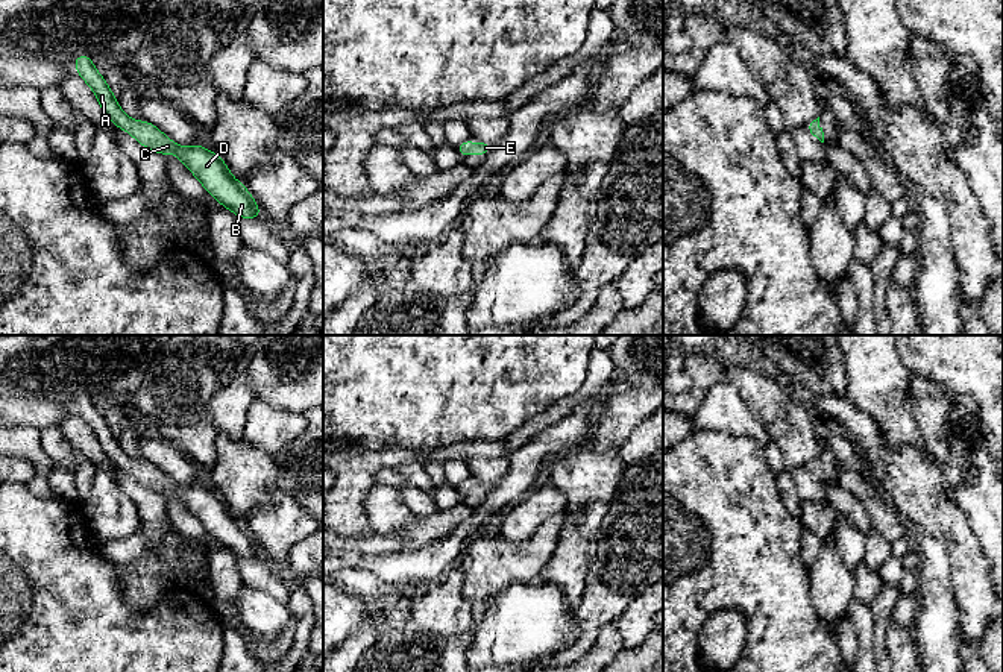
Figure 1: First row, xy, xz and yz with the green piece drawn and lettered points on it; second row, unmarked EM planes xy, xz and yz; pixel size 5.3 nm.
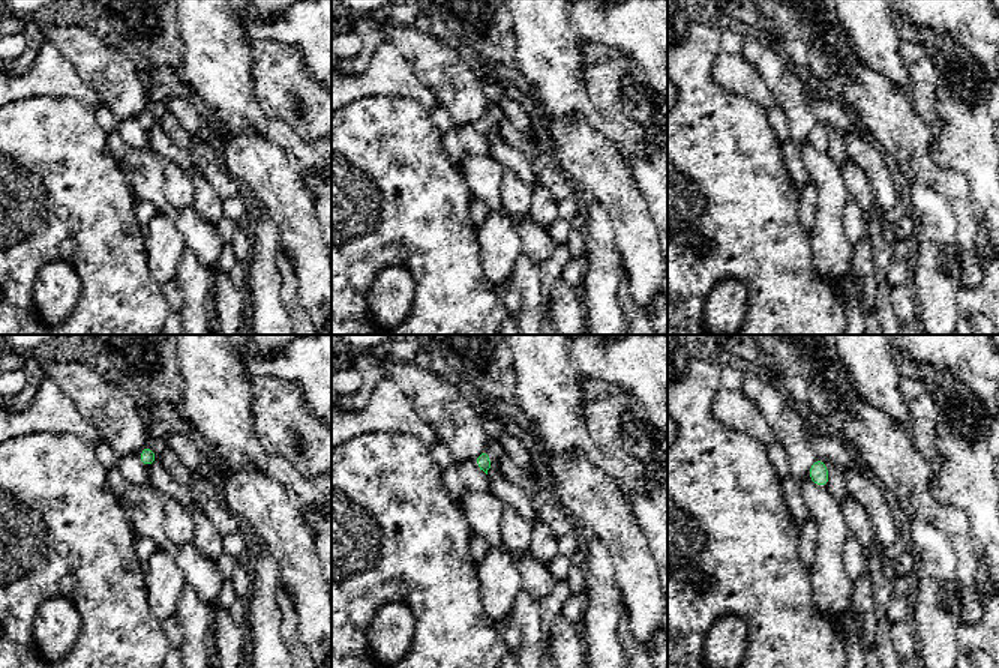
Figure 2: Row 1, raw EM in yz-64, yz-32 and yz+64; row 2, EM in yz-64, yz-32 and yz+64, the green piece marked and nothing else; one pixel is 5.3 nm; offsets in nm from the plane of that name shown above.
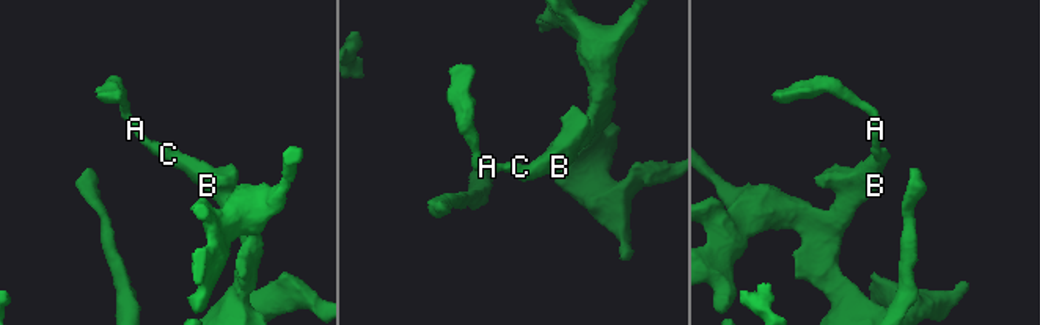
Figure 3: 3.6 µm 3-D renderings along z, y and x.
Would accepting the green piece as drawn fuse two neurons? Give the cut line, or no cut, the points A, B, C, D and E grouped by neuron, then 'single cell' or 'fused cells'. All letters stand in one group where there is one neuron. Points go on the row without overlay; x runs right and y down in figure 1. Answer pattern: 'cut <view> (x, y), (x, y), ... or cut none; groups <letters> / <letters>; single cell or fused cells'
cut none; groups A B C D E; single cell

